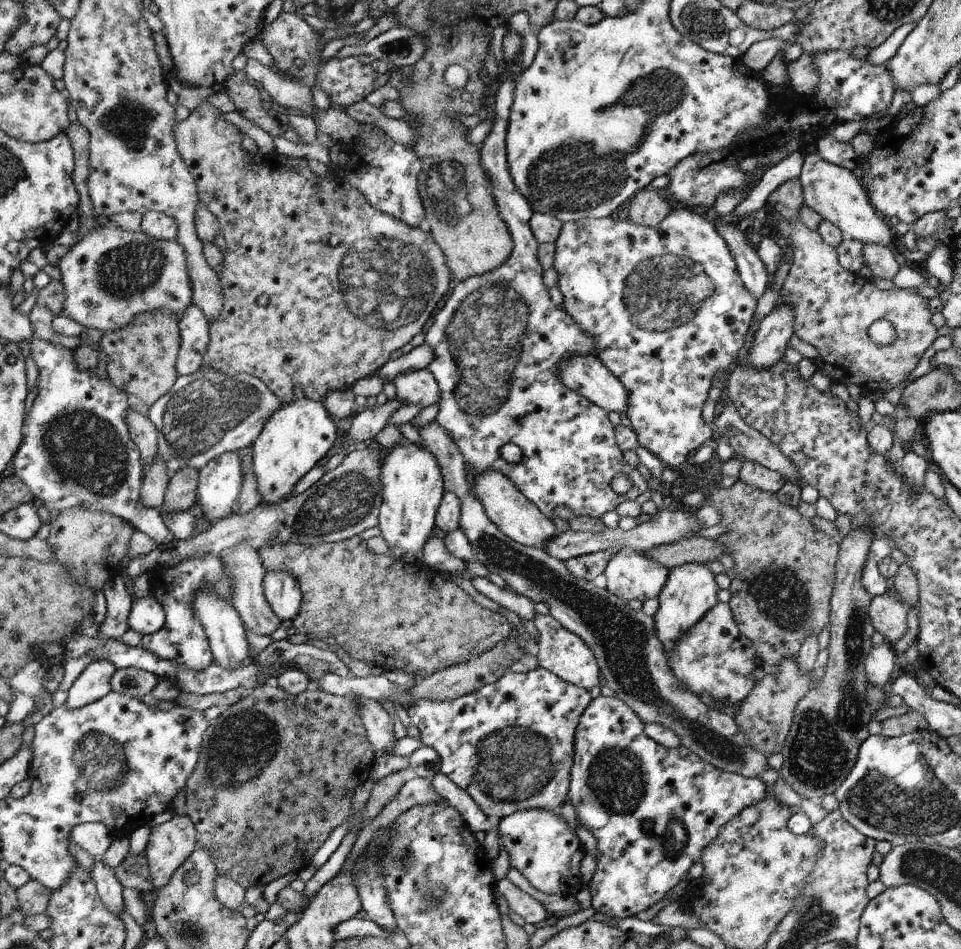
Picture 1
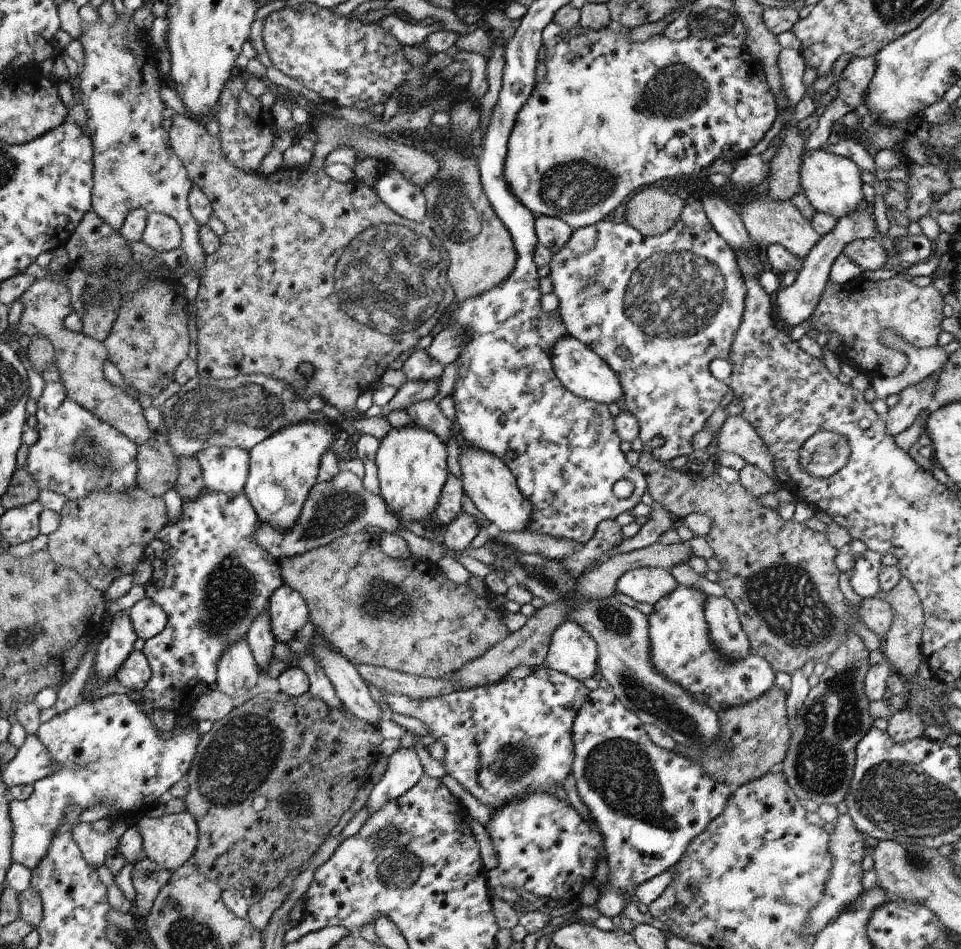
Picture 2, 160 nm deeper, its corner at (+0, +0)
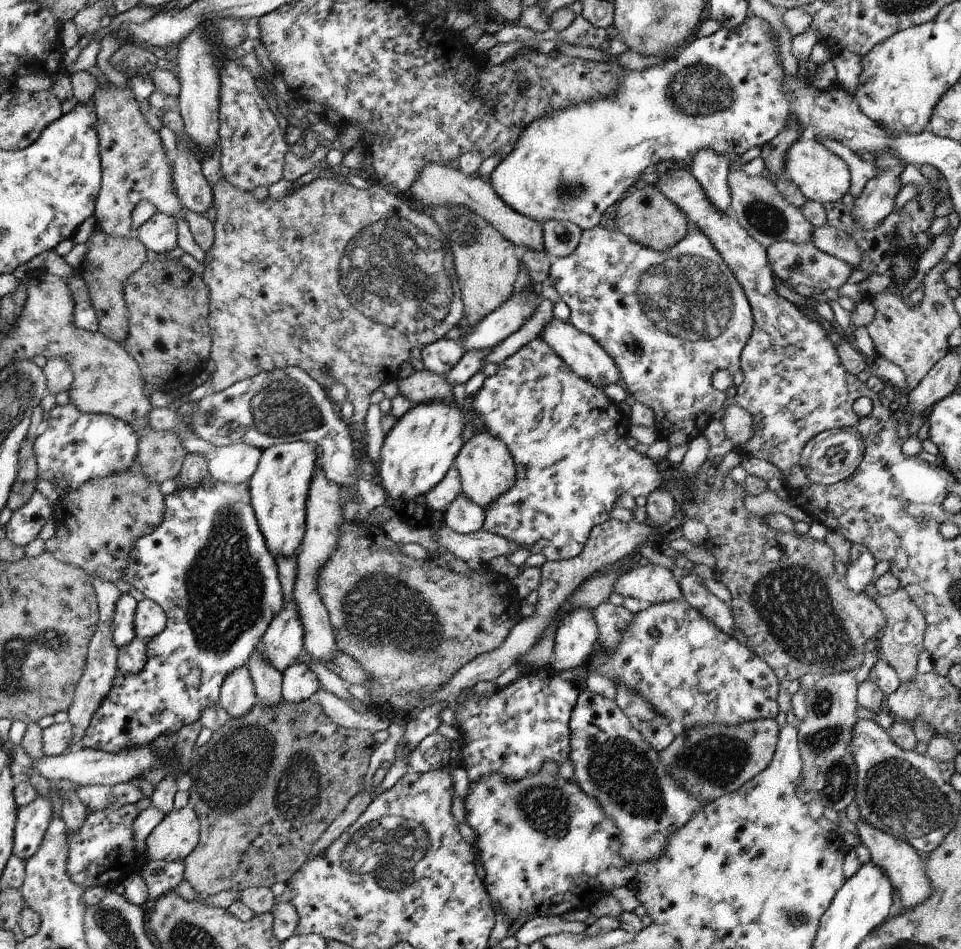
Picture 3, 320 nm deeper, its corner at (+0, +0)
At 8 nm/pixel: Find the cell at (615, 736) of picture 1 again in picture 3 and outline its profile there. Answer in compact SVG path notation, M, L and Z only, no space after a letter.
M587 688L580 692L574 712L571 714L571 754L574 765L574 780L582 790L597 798L608 817L612 817L620 828L621 857L627 863L657 859L666 850L667 838L687 824L691 816L706 804L696 800L688 791L679 786L660 762L658 751L651 747L643 735L632 726L632 721L624 711L608 698L590 692Z

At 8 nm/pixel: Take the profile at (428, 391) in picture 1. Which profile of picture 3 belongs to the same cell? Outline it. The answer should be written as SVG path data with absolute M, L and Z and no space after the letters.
M440 339L422 348L425 369L443 374L450 373L466 354L460 340Z

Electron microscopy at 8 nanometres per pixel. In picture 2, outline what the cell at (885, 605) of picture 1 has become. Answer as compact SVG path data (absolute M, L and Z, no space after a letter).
M656 442L646 443L637 464L646 477L648 494L656 504L662 505L672 514L673 519L684 518L690 513L700 513L712 521L712 528L705 539L715 558L722 563L717 582L724 589L726 598L731 599L738 608L743 630L750 639L750 654L767 660L775 672L786 672L792 676L808 660L818 663L830 658L845 641L849 627L856 628L853 625L856 622L862 622L866 628L880 634L884 639L893 621L893 608L886 600L868 597L862 599L858 610L852 609L838 587L838 576L841 572L836 567L834 558L839 551L830 545L823 532L810 530L804 523L795 522L794 519L785 521L778 511L761 505L758 498L749 493L739 481L727 482L718 473L702 482L693 483L682 471L653 457L656 445Z

